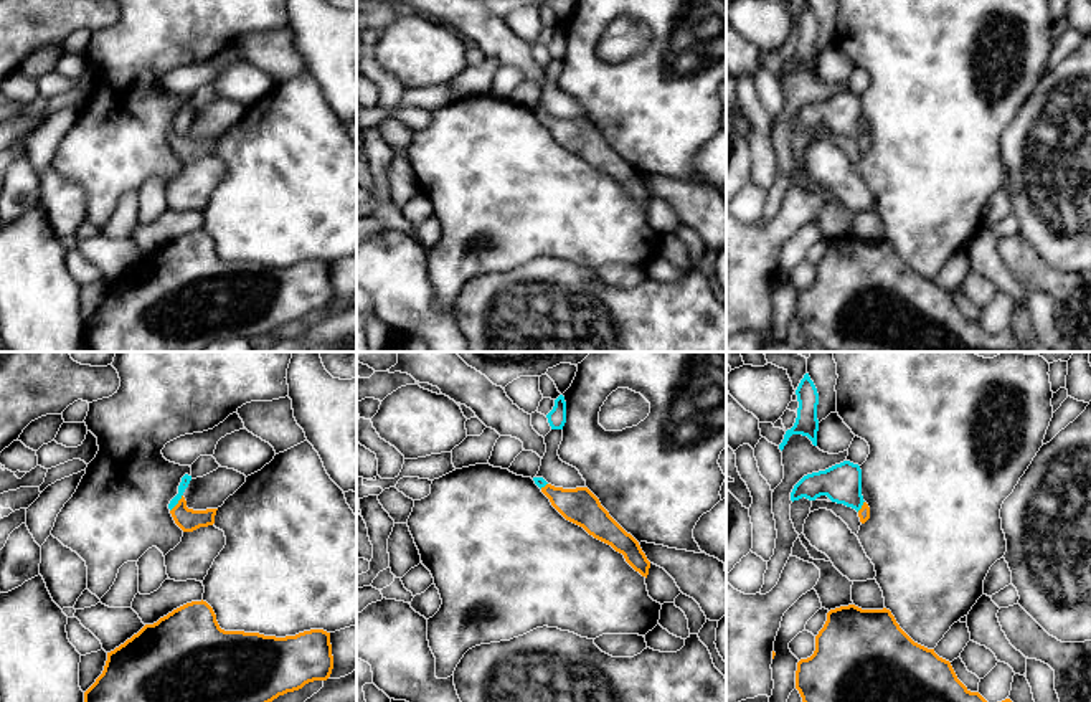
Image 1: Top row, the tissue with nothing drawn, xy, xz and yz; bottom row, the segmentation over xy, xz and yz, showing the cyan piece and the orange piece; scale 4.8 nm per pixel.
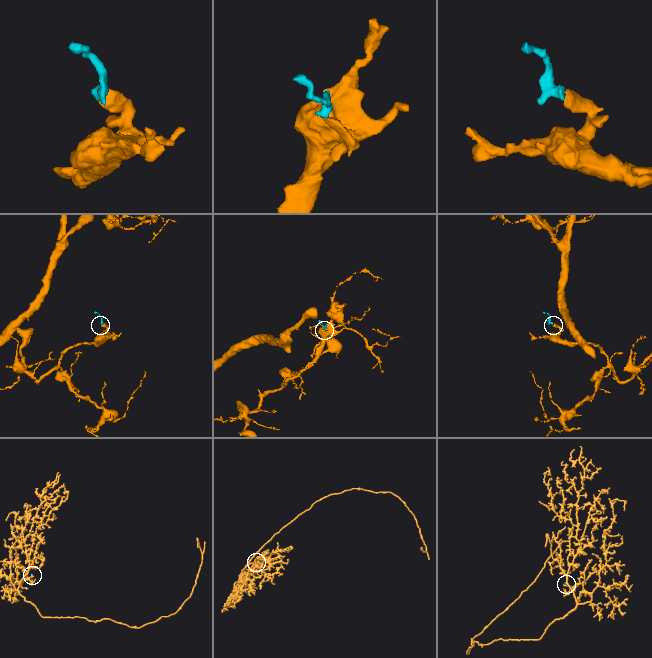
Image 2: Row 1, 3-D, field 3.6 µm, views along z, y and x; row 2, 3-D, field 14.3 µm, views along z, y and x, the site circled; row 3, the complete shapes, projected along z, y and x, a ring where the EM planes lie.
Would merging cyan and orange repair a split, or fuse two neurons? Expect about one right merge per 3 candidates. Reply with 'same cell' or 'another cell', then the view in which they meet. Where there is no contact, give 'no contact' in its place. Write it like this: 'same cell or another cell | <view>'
same cell | xy

